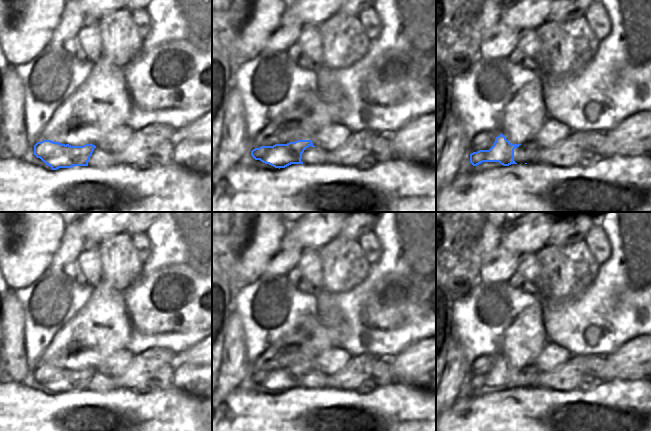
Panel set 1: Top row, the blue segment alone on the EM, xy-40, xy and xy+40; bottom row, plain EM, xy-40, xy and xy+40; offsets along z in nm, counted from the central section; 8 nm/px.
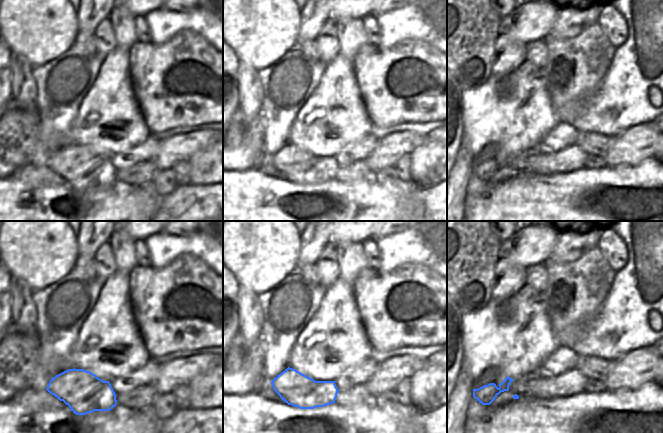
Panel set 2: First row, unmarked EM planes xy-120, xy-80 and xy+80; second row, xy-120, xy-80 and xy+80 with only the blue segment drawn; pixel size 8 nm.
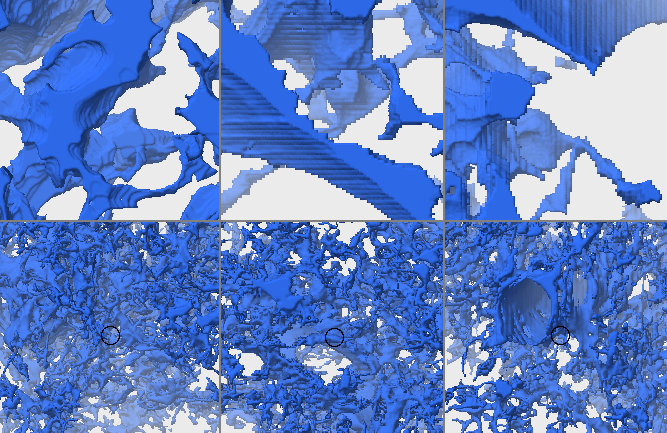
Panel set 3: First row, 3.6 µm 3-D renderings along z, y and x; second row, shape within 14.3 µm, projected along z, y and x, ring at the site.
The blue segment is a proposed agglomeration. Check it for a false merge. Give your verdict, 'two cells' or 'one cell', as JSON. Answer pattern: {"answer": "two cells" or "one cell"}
{"answer": "two cells"}

